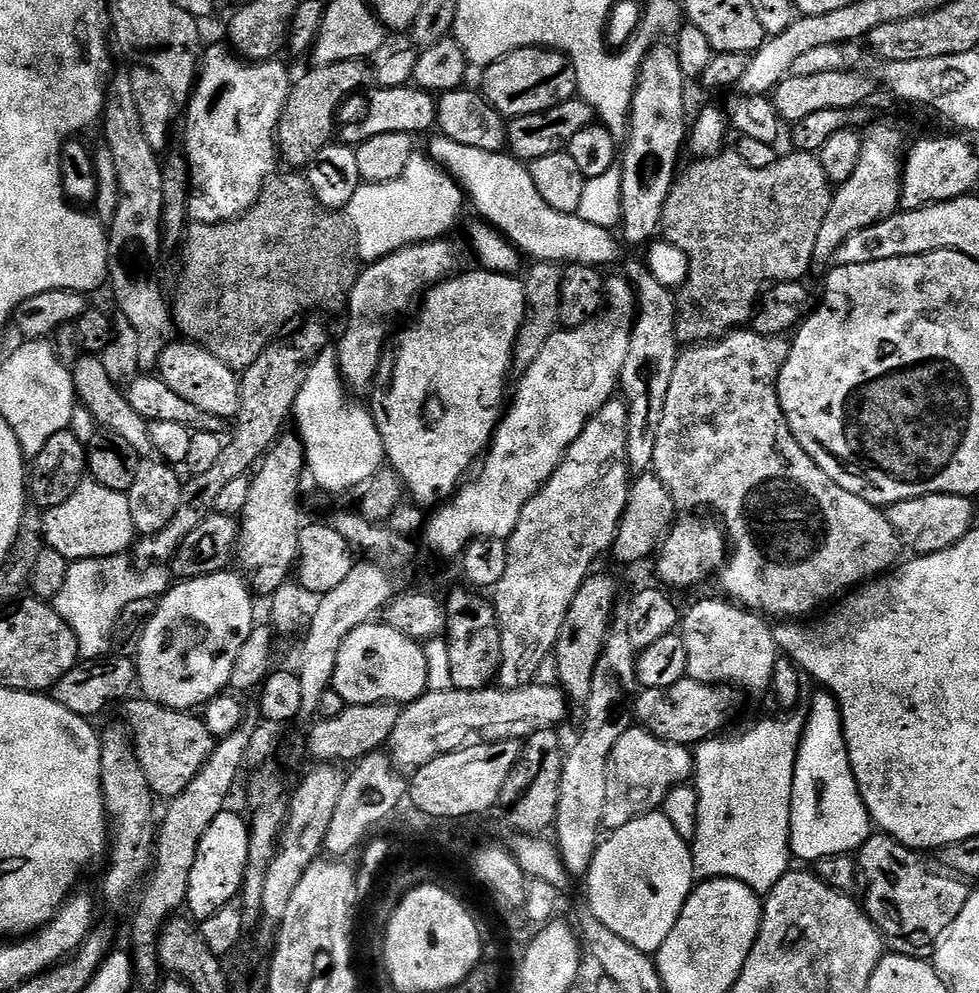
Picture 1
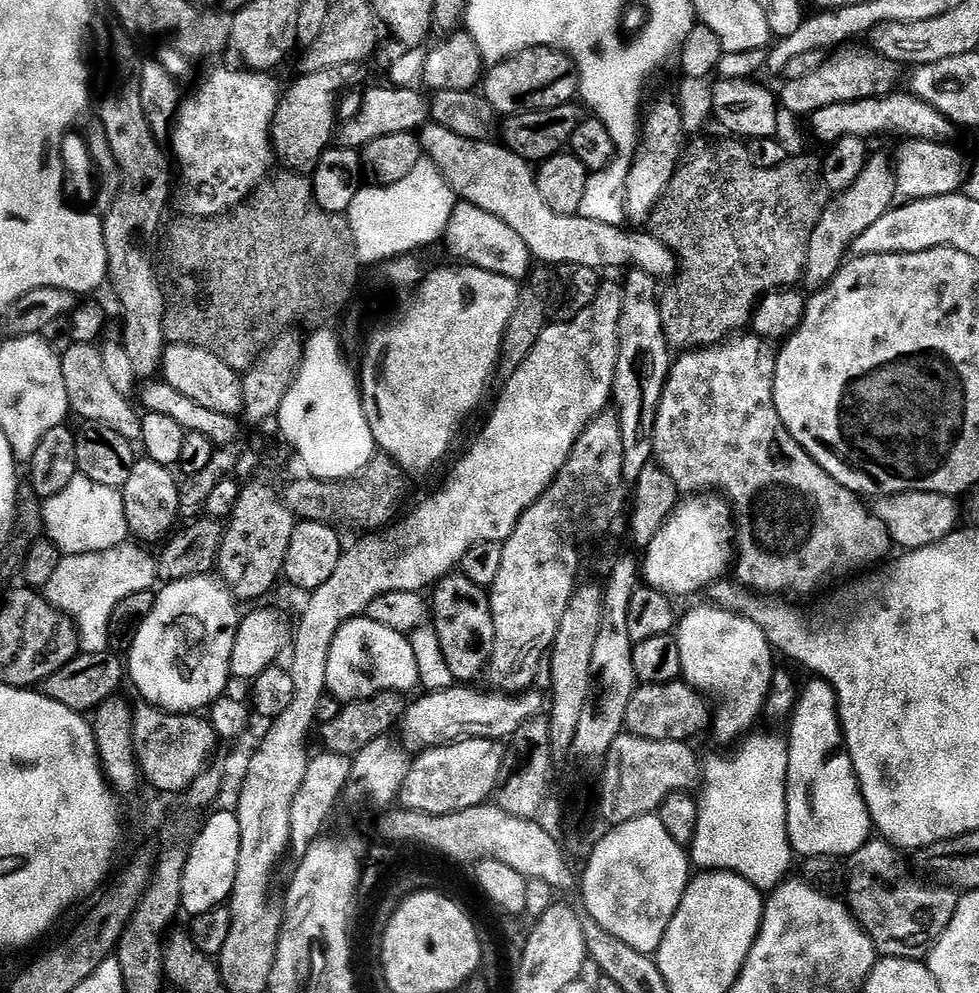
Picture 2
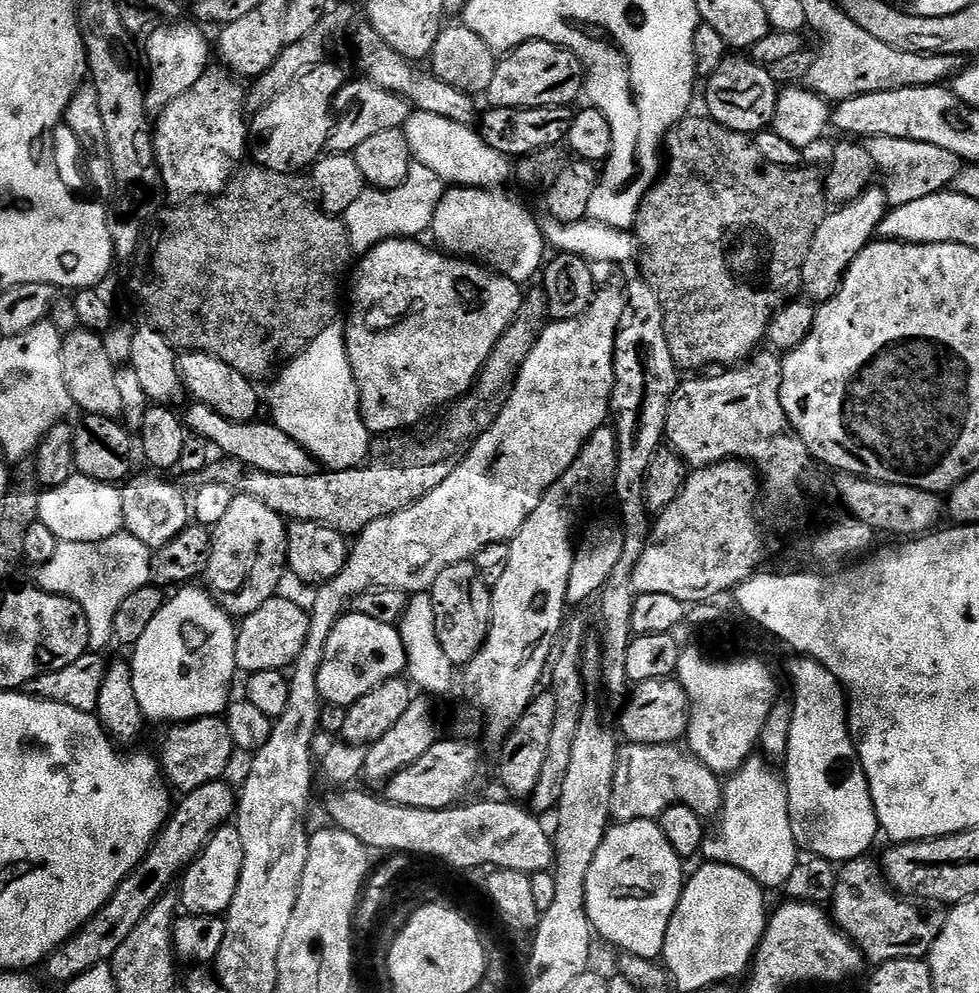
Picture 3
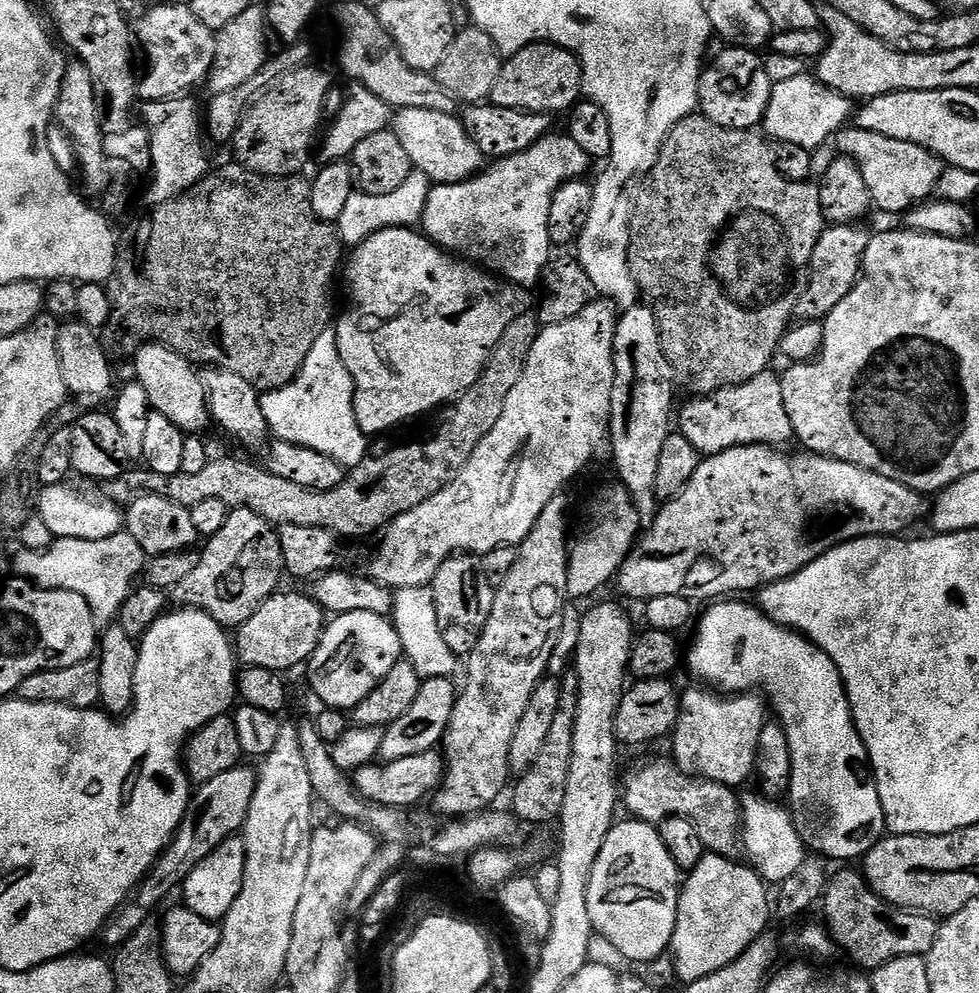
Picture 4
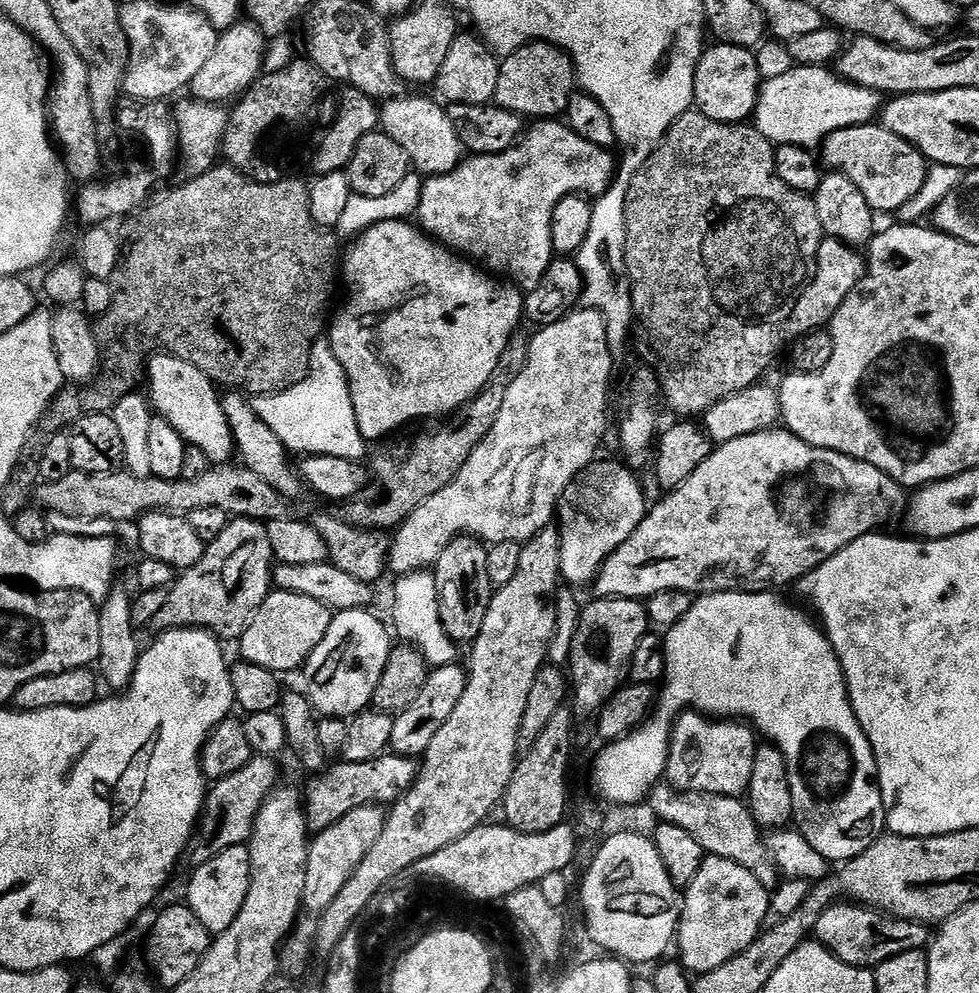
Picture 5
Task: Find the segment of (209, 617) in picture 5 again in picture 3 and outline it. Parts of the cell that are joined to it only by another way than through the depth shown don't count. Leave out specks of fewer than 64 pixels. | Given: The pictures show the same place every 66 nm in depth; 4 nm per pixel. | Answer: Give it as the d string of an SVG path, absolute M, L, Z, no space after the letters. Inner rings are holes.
M233 495L226 518L217 524L212 536L212 553L202 577L203 587L222 611L233 618L243 618L254 614L258 606L281 591L280 583L286 577L288 567L288 524L284 517L270 510L262 502L249 496Z

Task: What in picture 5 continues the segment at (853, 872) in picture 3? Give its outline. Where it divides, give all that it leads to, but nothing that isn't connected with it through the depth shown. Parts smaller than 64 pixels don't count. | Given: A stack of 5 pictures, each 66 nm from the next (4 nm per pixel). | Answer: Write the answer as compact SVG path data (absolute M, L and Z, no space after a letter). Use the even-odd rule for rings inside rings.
M839 902L830 905L822 914L814 931L814 939L842 962L855 968L874 970L882 962L898 958L898 954L927 949L930 944L930 928L927 924L919 924L913 920L898 920L894 916L885 916L883 912L863 904Z

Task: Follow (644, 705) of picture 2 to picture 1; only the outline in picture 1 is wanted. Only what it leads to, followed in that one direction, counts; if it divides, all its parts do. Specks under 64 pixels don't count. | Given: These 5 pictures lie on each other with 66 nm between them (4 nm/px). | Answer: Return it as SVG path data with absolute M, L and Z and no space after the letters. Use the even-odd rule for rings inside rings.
M687 678L665 688L646 688L636 700L635 723L666 742L695 746L715 737L736 706L735 687L727 684L703 684Z

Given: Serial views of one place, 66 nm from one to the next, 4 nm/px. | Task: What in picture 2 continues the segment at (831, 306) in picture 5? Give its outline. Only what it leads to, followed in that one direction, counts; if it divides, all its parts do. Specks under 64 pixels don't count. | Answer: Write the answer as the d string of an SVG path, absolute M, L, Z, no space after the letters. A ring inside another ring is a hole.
M869 155L868 165L862 170L862 174L858 174L858 182L825 203L824 213L818 218L818 226L814 226L814 234L810 234L810 246L806 250L806 266L802 277L803 287L809 293L821 292L840 273L856 236L869 226L874 226L874 222L878 222L878 218L882 218L882 214L893 207L896 199L896 178L889 161L887 164L880 156Z

